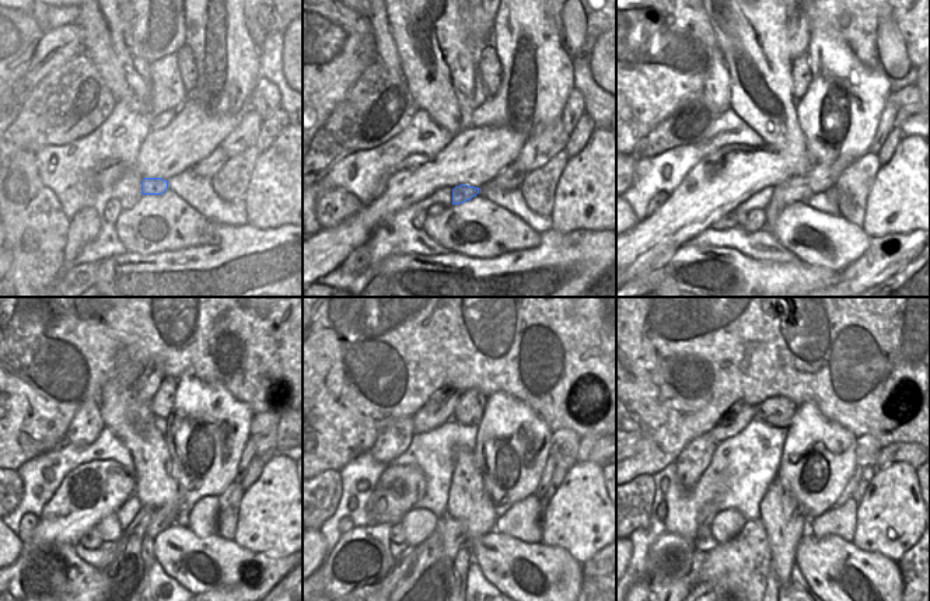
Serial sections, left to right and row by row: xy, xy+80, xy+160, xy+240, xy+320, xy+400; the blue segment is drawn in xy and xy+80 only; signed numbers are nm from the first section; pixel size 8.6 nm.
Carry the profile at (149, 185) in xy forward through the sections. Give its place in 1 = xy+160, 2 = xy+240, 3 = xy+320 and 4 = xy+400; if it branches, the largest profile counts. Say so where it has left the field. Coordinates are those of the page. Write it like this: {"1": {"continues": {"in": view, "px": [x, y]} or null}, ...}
{"1": {"continues": {"in": "xy+160", "px": [775, 206]}}, "2": {"continues": {"in": "xy+240", "px": [147, 554]}}, "3": {"continues": {"in": "xy+320", "px": [461, 566]}}, "4": {"continues": {"in": "xy+400", "px": [771, 580]}}}

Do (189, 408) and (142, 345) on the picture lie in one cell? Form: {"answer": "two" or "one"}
{"answer": "two"}

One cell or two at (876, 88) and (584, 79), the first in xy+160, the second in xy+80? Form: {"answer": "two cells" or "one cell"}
{"answer": "two cells"}

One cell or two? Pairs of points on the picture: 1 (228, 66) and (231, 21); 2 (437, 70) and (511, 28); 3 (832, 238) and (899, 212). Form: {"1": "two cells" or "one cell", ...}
{"1": "one cell", "2": "two cells", "3": "two cells"}

